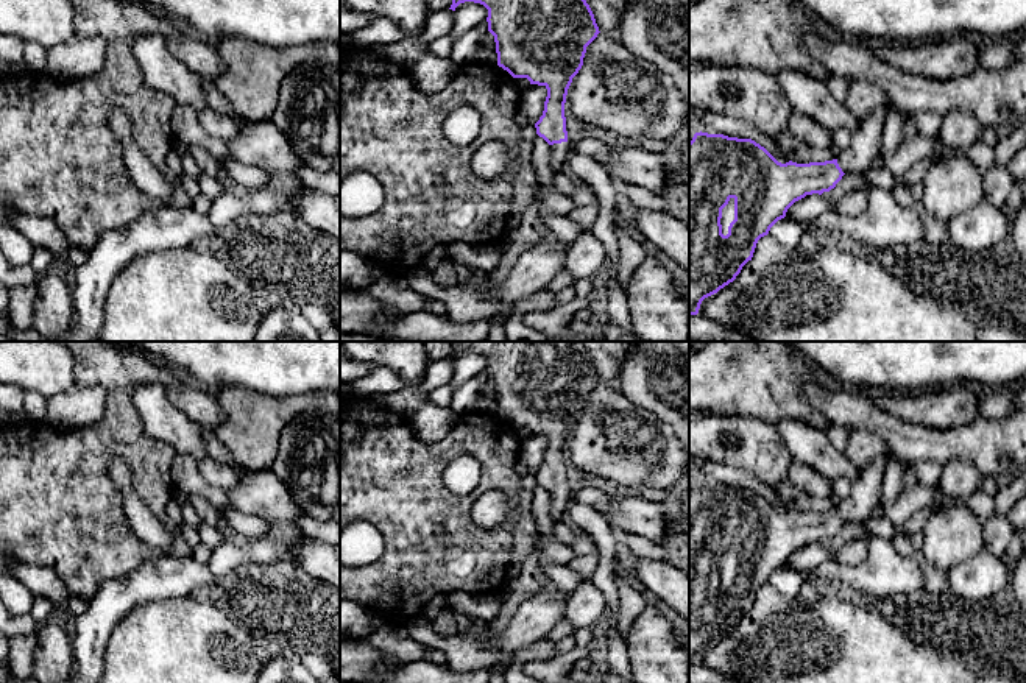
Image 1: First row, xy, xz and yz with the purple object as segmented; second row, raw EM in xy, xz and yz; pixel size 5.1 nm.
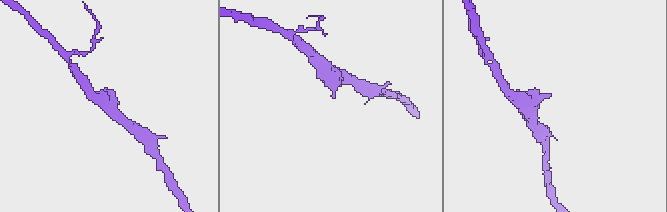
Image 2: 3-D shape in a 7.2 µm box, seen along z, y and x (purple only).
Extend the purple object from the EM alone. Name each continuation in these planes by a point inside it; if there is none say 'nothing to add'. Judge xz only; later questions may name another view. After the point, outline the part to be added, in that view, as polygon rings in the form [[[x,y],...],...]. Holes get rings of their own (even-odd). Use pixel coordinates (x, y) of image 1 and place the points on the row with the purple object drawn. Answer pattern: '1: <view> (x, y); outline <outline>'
1: xz (558, 153); outline [[[568,142],[549,145],[549,165],[555,173],[564,170],[569,151],[571,147]]]

